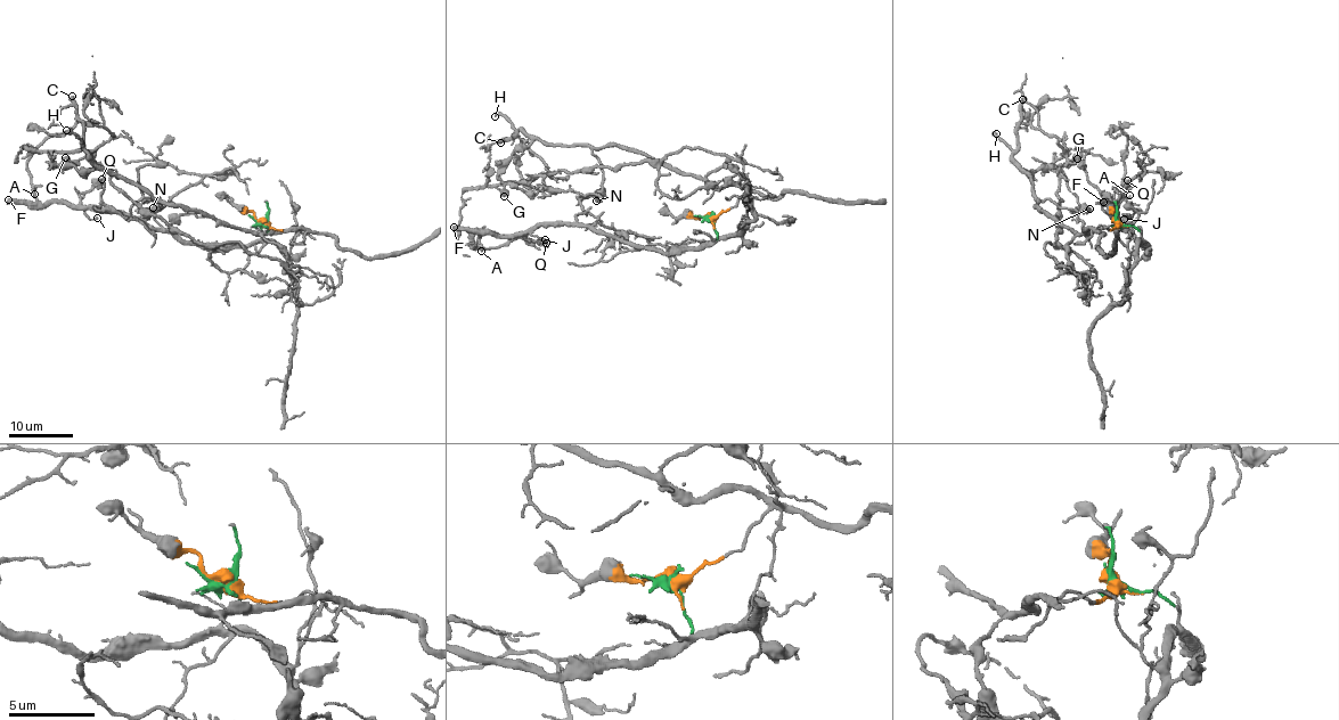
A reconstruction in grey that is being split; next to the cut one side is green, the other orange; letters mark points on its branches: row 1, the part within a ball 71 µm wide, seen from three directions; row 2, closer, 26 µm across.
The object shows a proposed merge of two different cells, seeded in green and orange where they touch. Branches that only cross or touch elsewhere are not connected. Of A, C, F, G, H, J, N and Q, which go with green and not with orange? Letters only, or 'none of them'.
A, F, J, Q

